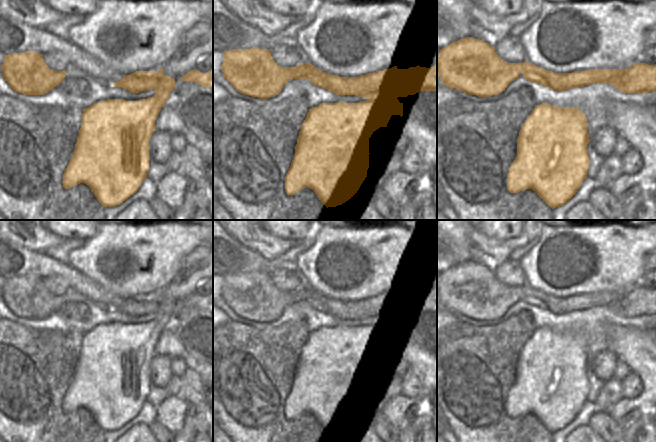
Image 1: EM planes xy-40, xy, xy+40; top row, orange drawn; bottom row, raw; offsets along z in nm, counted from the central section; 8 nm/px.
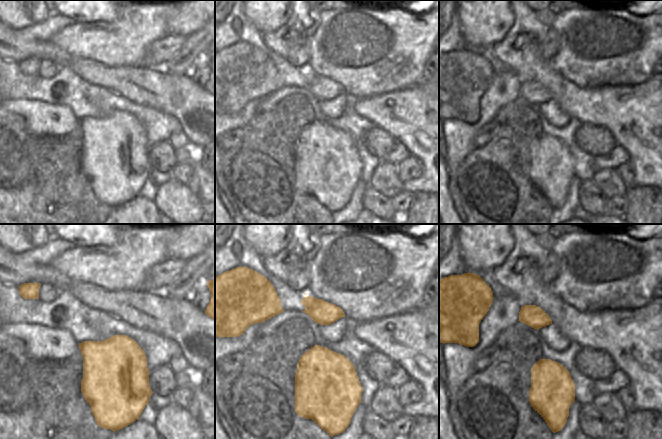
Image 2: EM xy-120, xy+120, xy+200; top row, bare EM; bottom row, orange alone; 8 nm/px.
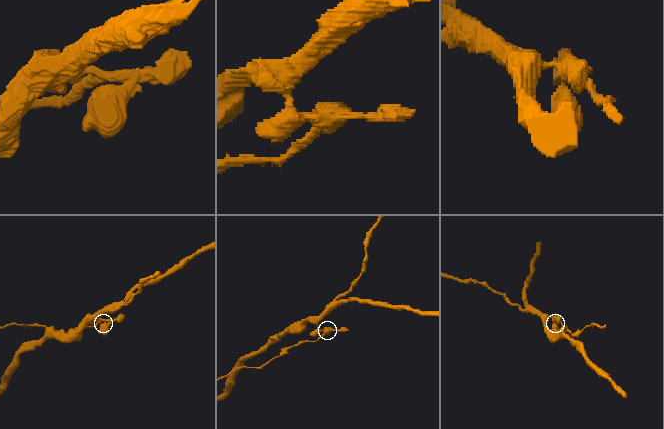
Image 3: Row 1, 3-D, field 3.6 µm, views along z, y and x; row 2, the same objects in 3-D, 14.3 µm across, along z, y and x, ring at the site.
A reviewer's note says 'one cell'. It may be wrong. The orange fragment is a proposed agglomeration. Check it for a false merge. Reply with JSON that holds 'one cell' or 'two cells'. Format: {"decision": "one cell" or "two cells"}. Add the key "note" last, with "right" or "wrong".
{"decision": "two cells", "note": "wrong"}

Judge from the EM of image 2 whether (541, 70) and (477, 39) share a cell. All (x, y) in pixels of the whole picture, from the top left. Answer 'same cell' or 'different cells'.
different cells

